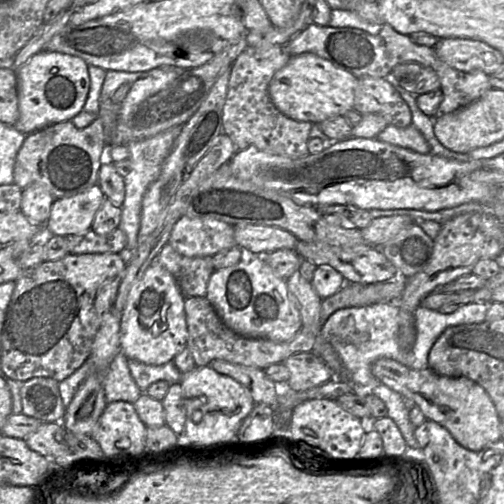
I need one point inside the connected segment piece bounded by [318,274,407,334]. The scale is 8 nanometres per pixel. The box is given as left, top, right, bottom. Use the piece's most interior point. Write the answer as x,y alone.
351,295

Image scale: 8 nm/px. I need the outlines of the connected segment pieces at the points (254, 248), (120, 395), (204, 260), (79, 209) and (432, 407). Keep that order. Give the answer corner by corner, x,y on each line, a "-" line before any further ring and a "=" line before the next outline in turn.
248,225
234,227
234,238
248,255
264,255
278,250
295,250
298,239
286,230
=
119,352
102,373
106,403
125,401
134,403
142,394
128,367
128,358
=
167,243
157,262
171,273
185,298
206,297
209,279
215,271
212,256
186,257
=
95,184
73,196
55,199
44,225
45,234
73,236
91,229
96,212
105,196
=
389,358
378,359
373,363
371,370
380,383
418,407
426,420
433,420
447,429
462,447
470,451
479,451
501,439
500,417
487,392
476,382
466,377
441,376
429,368
413,370

